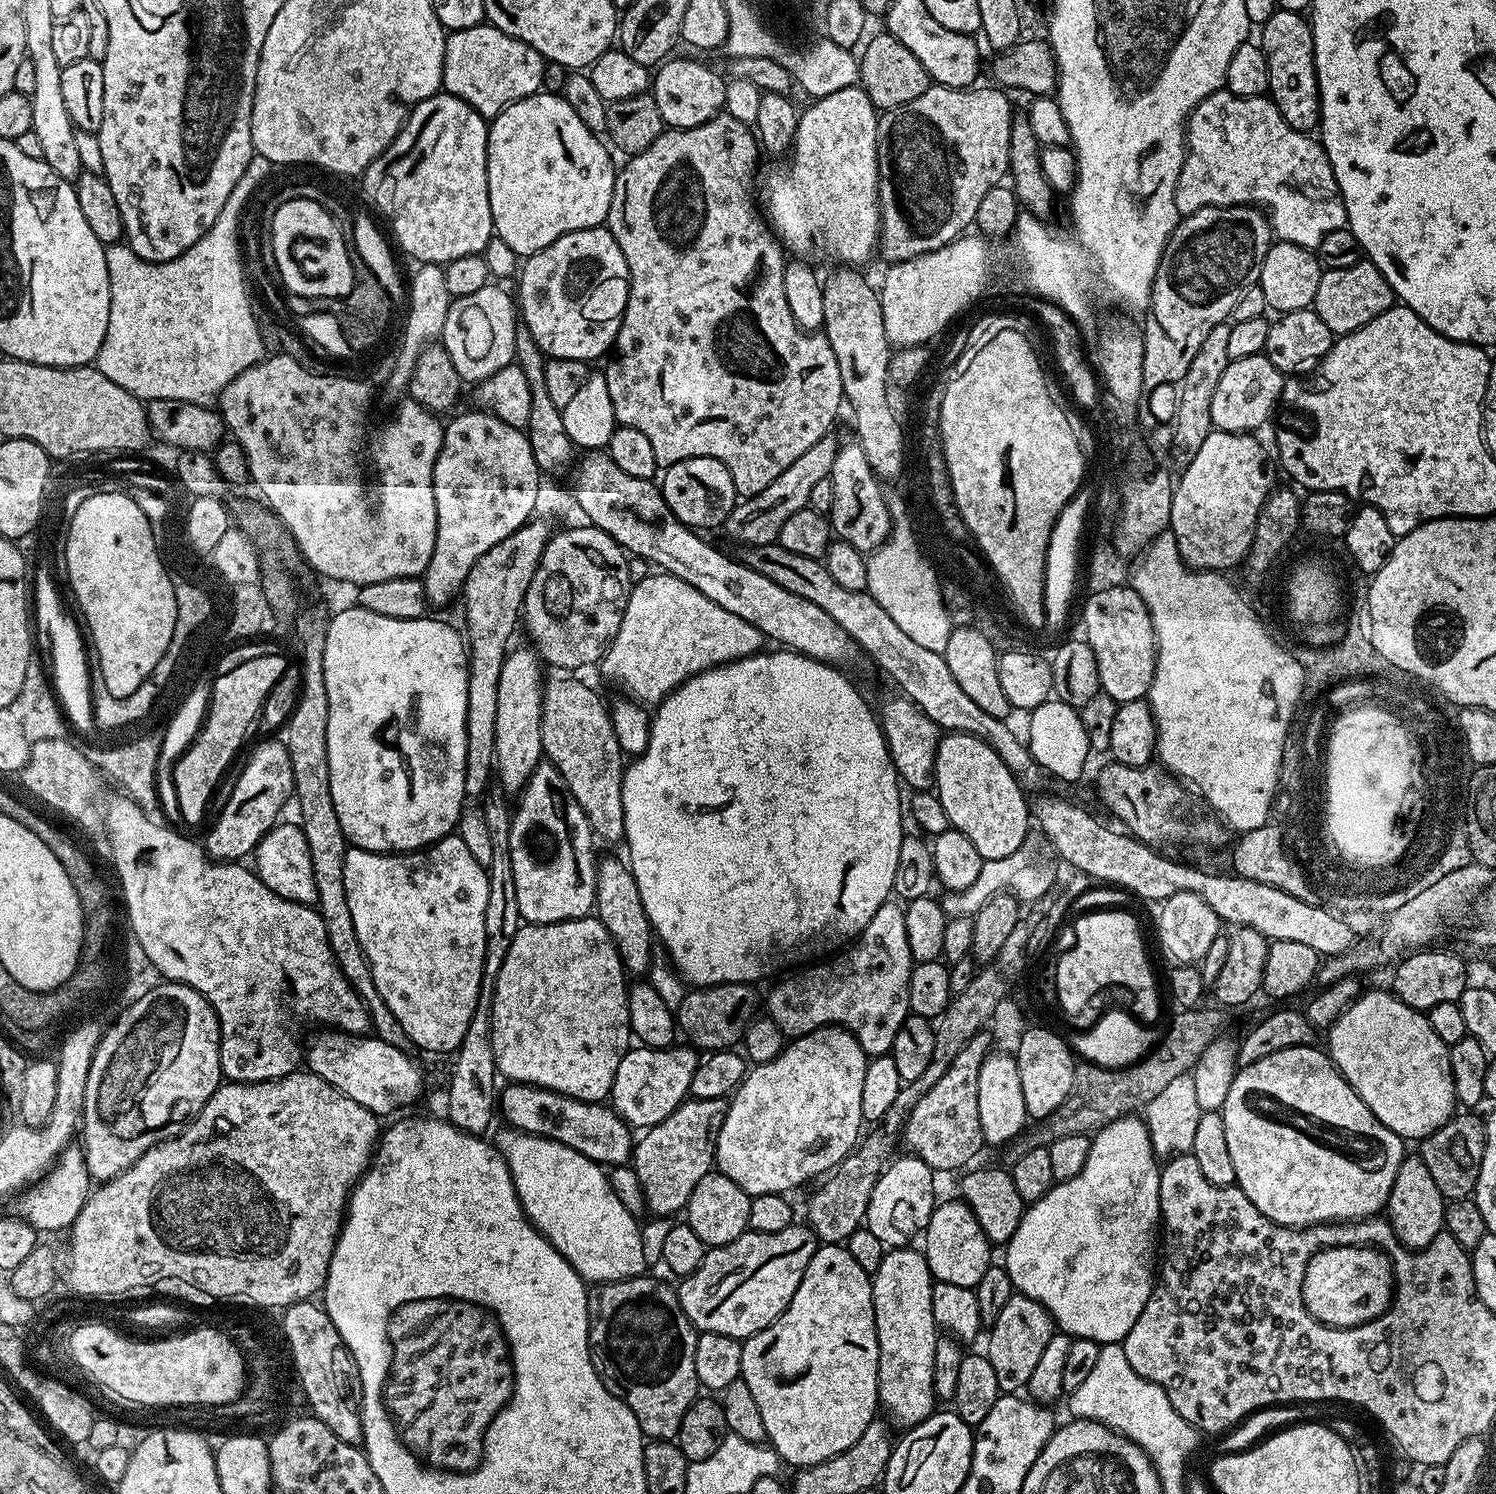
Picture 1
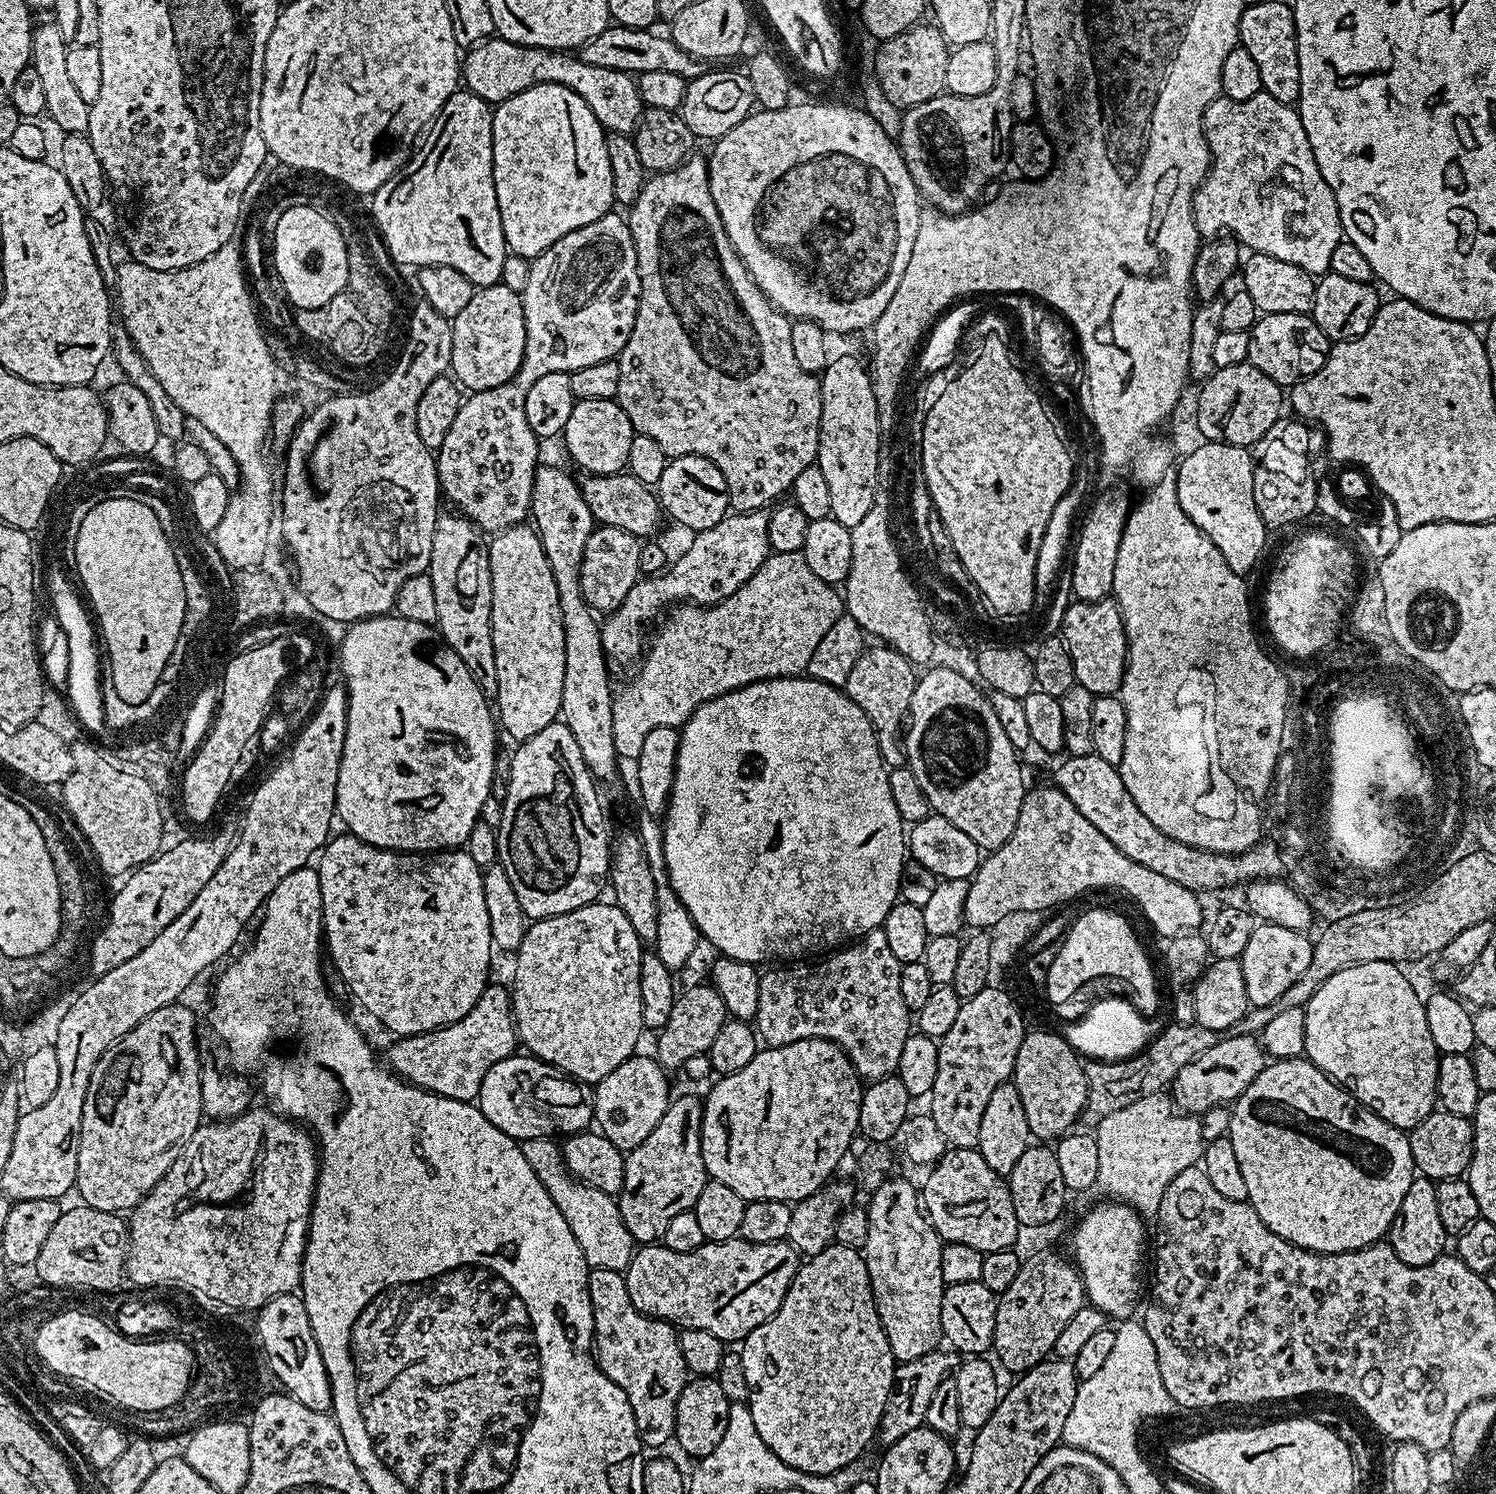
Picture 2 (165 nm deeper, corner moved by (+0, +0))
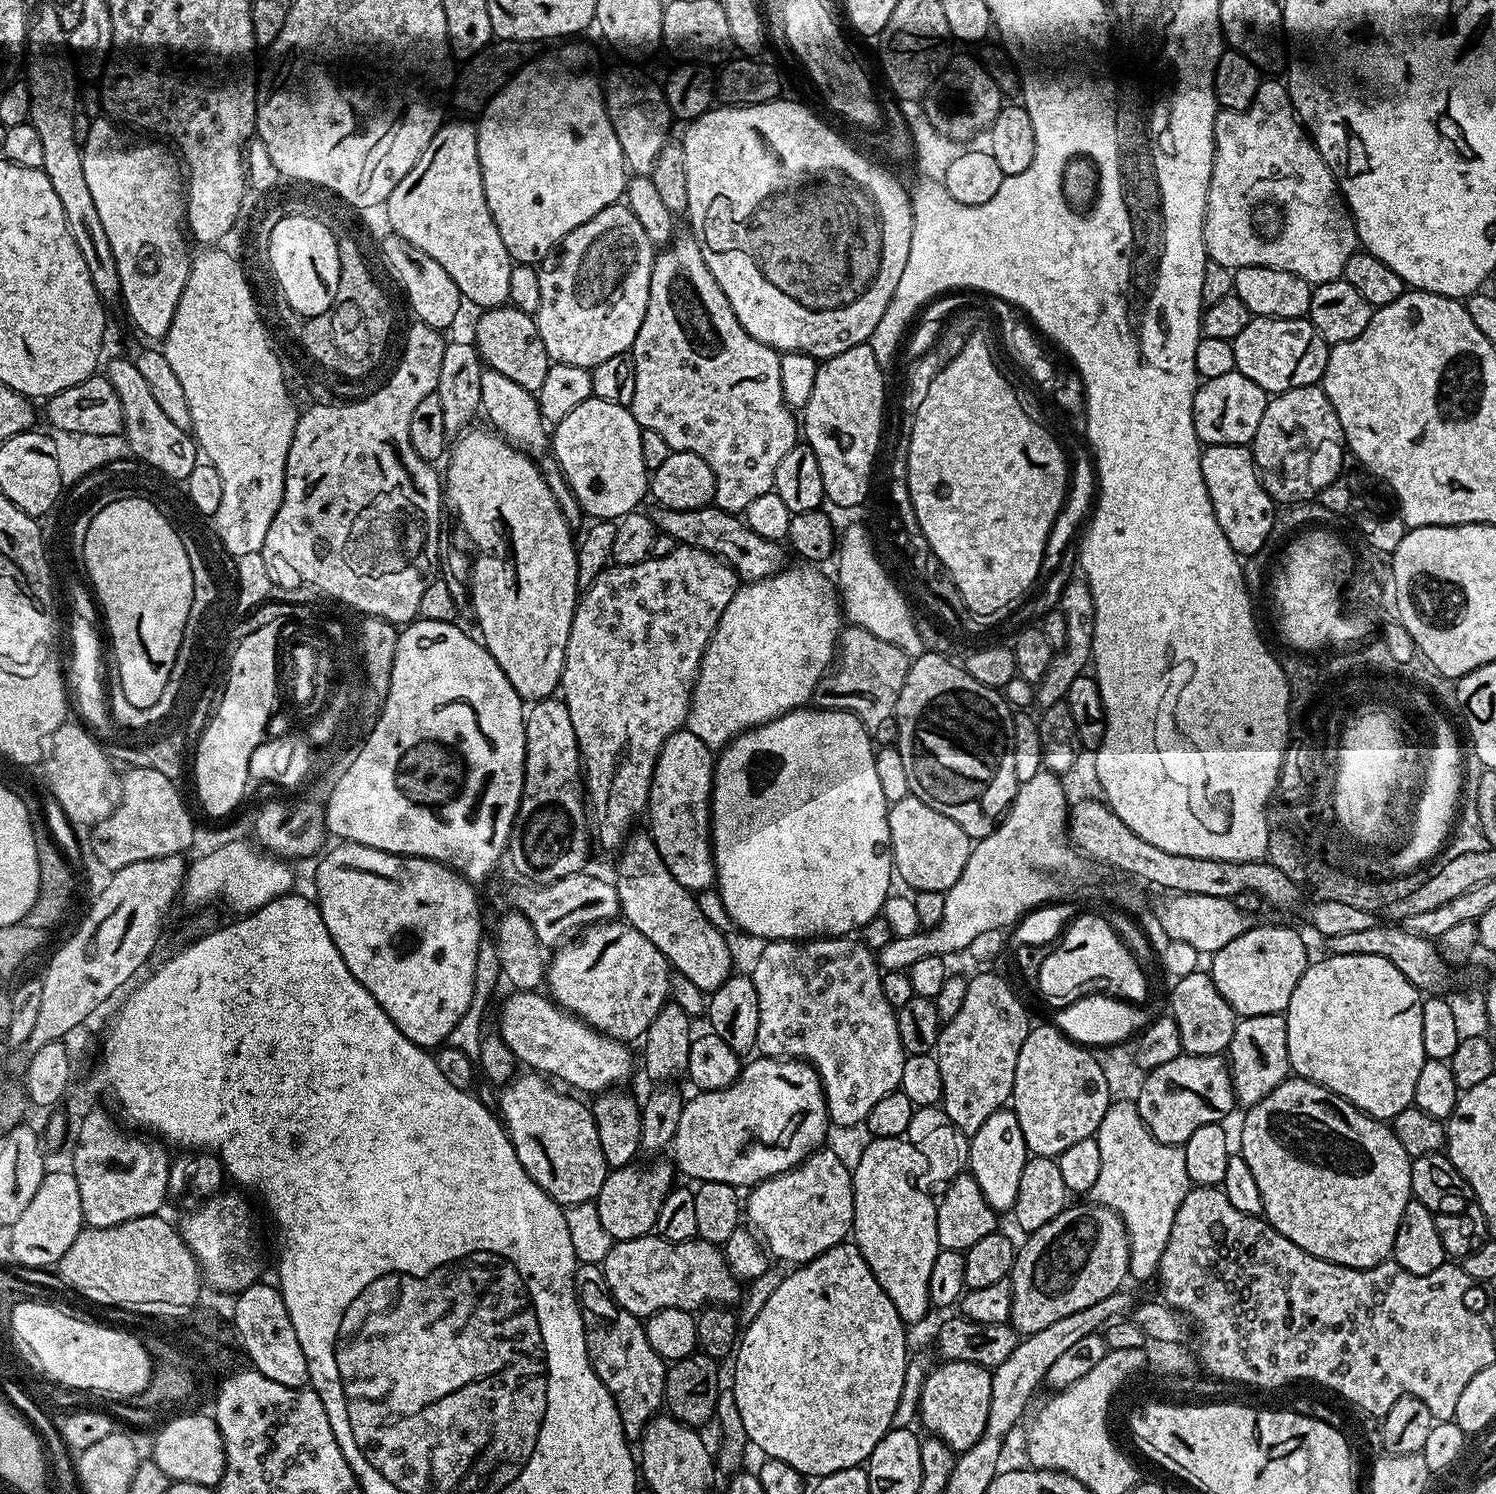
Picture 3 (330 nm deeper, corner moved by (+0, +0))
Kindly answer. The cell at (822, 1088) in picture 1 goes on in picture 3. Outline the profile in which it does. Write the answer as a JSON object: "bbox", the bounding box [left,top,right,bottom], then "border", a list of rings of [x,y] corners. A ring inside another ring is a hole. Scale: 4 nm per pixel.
{"bbox":[670,1055,830,1190],"border":[[[757,1055],[756,1060],[752,1060],[743,1065],[738,1074],[738,1078],[730,1085],[722,1089],[715,1089],[712,1092],[695,1093],[696,1097],[689,1099],[685,1103],[682,1110],[682,1118],[678,1118],[678,1130],[674,1134],[672,1143],[670,1145],[671,1159],[674,1161],[675,1167],[678,1169],[679,1175],[682,1177],[689,1176],[695,1182],[703,1182],[709,1180],[710,1182],[726,1182],[732,1185],[737,1190],[747,1189],[749,1186],[755,1186],[774,1178],[778,1174],[782,1174],[791,1168],[797,1168],[802,1161],[812,1155],[825,1143],[828,1135],[830,1121],[828,1118],[828,1107],[824,1101],[824,1088],[820,1085],[820,1076],[817,1075],[816,1069],[811,1064],[799,1058],[777,1058],[775,1056],[761,1056]]]}

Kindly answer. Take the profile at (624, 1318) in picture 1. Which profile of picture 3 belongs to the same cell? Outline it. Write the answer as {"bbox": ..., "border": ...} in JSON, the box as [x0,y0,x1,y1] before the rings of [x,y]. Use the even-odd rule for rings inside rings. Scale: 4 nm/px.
{"bbox":[574,1263,668,1442],"border":[[[577,1263],[574,1286],[576,1287],[576,1302],[580,1305],[580,1317],[584,1323],[584,1337],[592,1368],[596,1371],[599,1380],[606,1386],[608,1393],[614,1398],[618,1418],[622,1418],[624,1437],[629,1442],[639,1441],[649,1420],[664,1408],[664,1387],[668,1373],[666,1362],[654,1350],[654,1346],[650,1346],[650,1338],[646,1338],[646,1330],[641,1317],[630,1314],[616,1303],[612,1291],[608,1289],[601,1265]]]}

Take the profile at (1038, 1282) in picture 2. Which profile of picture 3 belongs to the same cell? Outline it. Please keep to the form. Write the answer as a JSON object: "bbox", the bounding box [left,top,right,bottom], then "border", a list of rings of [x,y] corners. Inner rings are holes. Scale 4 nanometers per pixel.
{"bbox":[1010,1202,1130,1338],"border":[[[1091,1202],[1075,1204],[1065,1208],[1058,1214],[1058,1218],[1046,1222],[1046,1226],[1042,1226],[1037,1232],[1031,1233],[1025,1239],[1028,1241],[1024,1245],[1022,1243],[1019,1245],[1010,1273],[1012,1282],[1010,1323],[1021,1337],[1030,1338],[1046,1330],[1046,1326],[1058,1322],[1058,1318],[1078,1314],[1078,1310],[1086,1310],[1086,1306],[1094,1306],[1094,1302],[1110,1298],[1110,1294],[1121,1291],[1125,1287],[1124,1280],[1129,1279],[1130,1246],[1123,1218],[1104,1205]]]}

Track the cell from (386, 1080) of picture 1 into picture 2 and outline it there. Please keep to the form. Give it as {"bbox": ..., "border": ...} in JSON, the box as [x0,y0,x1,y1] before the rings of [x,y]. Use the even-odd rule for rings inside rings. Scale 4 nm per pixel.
{"bbox":[386,982,518,1102],"border":[[[492,982],[482,990],[478,1002],[474,1002],[474,1010],[470,1010],[466,1018],[417,1036],[397,1038],[386,1050],[386,1064],[415,1088],[472,1102],[479,1097],[486,1070],[490,1070],[494,1062],[509,1059],[515,1048],[518,1048],[518,1037],[509,989]]]}

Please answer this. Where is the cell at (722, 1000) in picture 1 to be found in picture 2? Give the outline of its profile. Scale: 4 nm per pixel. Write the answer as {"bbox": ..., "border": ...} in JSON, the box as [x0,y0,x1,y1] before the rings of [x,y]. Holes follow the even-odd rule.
{"bbox":[654,982,725,1070],"border":[[[708,982],[690,985],[677,995],[670,1019],[658,1030],[657,1036],[660,1037],[656,1040],[654,1059],[666,1070],[683,1069],[688,1059],[707,1054],[710,1046],[714,1046],[714,1038],[718,1038],[718,1030],[722,1030],[725,1019],[724,1002],[716,987]]]}

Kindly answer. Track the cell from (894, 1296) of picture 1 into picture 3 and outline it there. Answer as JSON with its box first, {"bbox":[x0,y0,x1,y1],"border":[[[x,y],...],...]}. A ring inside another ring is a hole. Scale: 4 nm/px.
{"bbox":[851,1138,942,1325],"border":[[[872,1138],[862,1154],[861,1161],[852,1169],[852,1189],[854,1190],[854,1218],[851,1235],[859,1248],[862,1258],[870,1266],[878,1286],[886,1290],[886,1298],[894,1302],[894,1310],[904,1319],[905,1325],[916,1324],[930,1309],[930,1270],[934,1270],[934,1258],[942,1251],[938,1242],[935,1199],[931,1200],[916,1185],[912,1171],[918,1165],[915,1146],[907,1138]]]}

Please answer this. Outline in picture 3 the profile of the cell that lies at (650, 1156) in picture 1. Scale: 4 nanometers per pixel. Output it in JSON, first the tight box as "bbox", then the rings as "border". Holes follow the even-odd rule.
{"bbox":[594,1161,676,1242],"border":[[[669,1161],[666,1162],[656,1162],[649,1170],[628,1165],[609,1171],[594,1203],[603,1228],[614,1242],[647,1236],[655,1229],[662,1202],[672,1190],[675,1183],[673,1180],[676,1179],[675,1167]]]}

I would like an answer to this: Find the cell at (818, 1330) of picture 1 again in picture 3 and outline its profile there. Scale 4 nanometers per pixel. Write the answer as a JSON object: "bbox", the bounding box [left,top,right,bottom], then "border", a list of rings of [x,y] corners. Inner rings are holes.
{"bbox":[730,1243,910,1478],"border":[[[855,1243],[839,1244],[826,1250],[808,1264],[793,1267],[778,1290],[774,1290],[774,1294],[767,1299],[758,1316],[743,1329],[734,1352],[736,1369],[732,1372],[730,1391],[736,1399],[740,1424],[744,1427],[744,1435],[750,1441],[751,1447],[753,1444],[754,1447],[761,1448],[765,1452],[763,1455],[769,1460],[786,1462],[794,1466],[794,1470],[798,1470],[806,1478],[819,1478],[834,1474],[838,1470],[861,1467],[874,1450],[874,1446],[878,1446],[880,1439],[892,1427],[894,1410],[898,1410],[898,1402],[902,1398],[910,1355],[908,1336],[904,1331],[906,1331],[904,1319],[900,1317],[898,1310],[894,1310],[894,1302],[886,1298],[886,1290],[878,1286],[878,1278],[874,1278],[870,1266],[862,1258]]]}

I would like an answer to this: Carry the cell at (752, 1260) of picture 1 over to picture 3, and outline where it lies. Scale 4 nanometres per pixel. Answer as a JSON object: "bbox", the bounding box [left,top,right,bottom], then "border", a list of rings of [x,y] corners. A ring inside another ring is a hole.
{"bbox":[602,1234,742,1318],"border":[[[649,1234],[630,1241],[615,1241],[602,1267],[616,1303],[641,1318],[667,1308],[681,1308],[695,1313],[710,1304],[728,1306],[742,1296],[741,1285],[736,1276],[730,1274],[723,1251],[699,1238],[675,1244],[661,1236]]]}

